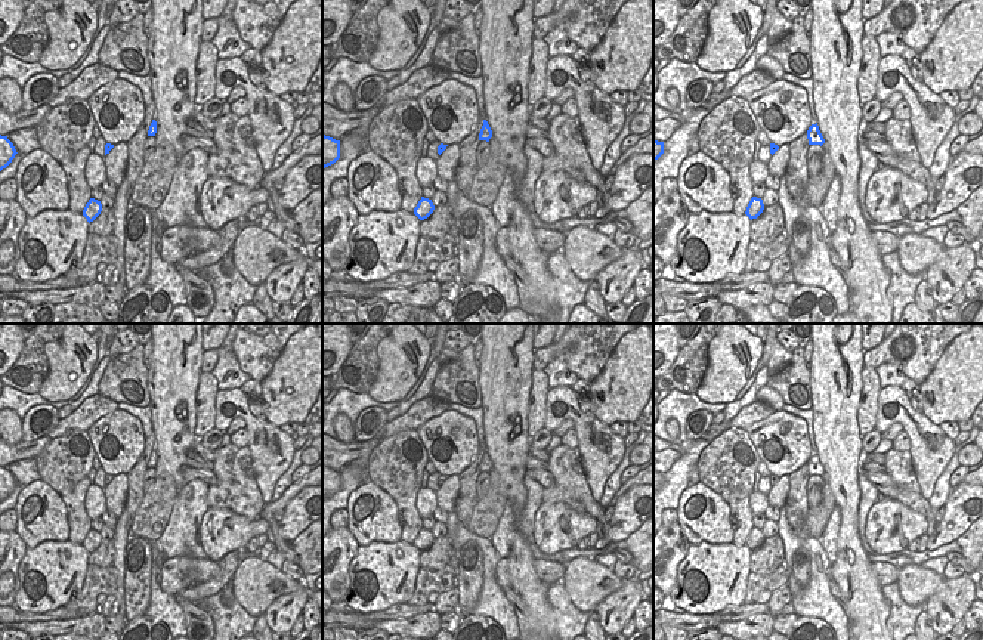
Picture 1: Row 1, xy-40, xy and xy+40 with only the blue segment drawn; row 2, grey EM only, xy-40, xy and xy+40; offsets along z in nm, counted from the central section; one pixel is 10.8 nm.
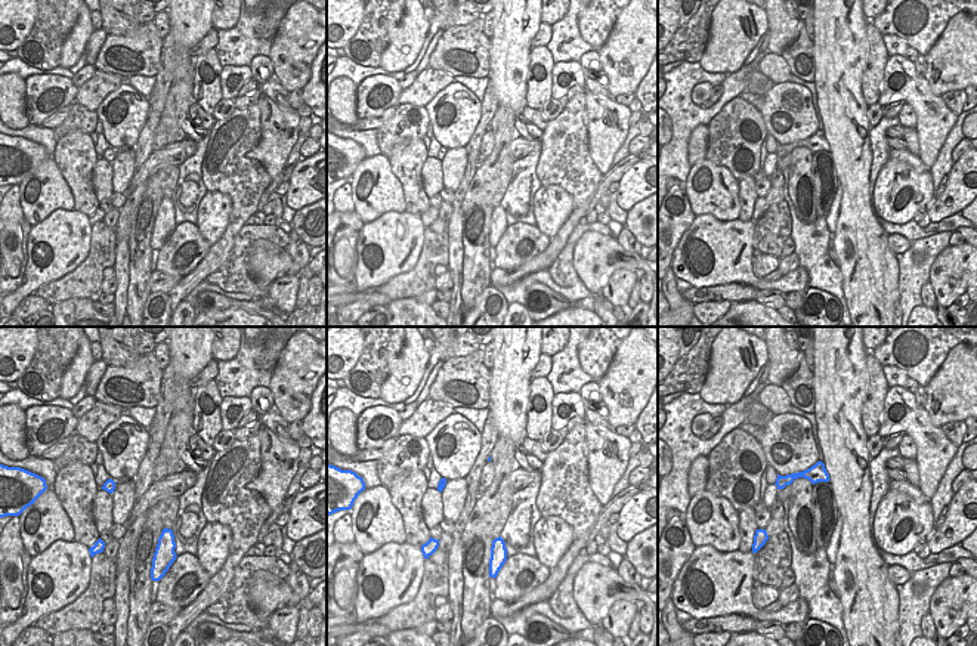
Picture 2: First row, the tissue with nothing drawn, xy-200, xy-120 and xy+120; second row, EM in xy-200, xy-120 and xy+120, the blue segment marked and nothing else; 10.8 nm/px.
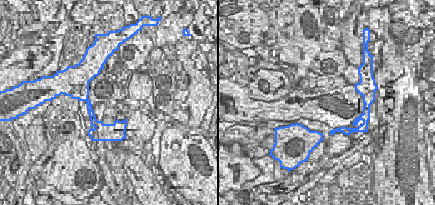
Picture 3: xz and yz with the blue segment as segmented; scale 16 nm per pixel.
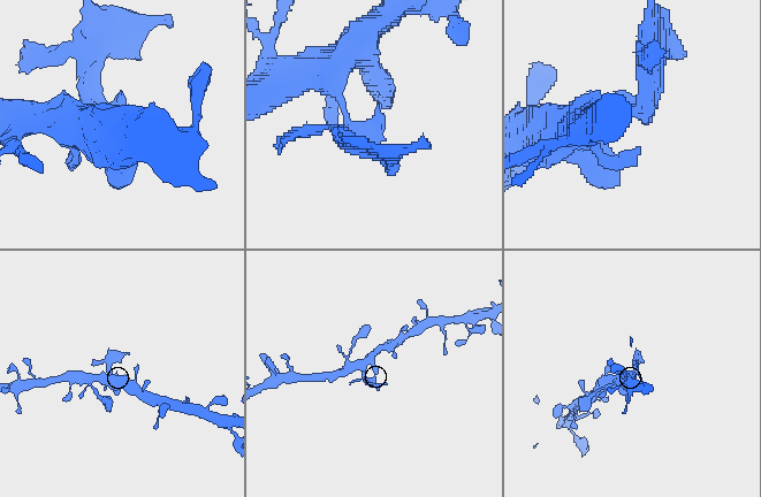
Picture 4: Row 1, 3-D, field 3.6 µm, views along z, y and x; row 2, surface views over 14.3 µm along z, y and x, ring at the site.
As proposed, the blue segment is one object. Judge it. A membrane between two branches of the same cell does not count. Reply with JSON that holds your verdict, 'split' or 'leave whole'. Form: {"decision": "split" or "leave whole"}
{"decision": "split"}

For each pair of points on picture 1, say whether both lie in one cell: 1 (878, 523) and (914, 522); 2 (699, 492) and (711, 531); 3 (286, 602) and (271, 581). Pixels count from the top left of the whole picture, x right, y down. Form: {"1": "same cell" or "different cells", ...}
{"1": "same cell", "2": "same cell", "3": "different cells"}

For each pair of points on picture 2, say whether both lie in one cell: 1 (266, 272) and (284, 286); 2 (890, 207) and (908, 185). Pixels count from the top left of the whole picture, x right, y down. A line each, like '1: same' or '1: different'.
1: different
2: same

